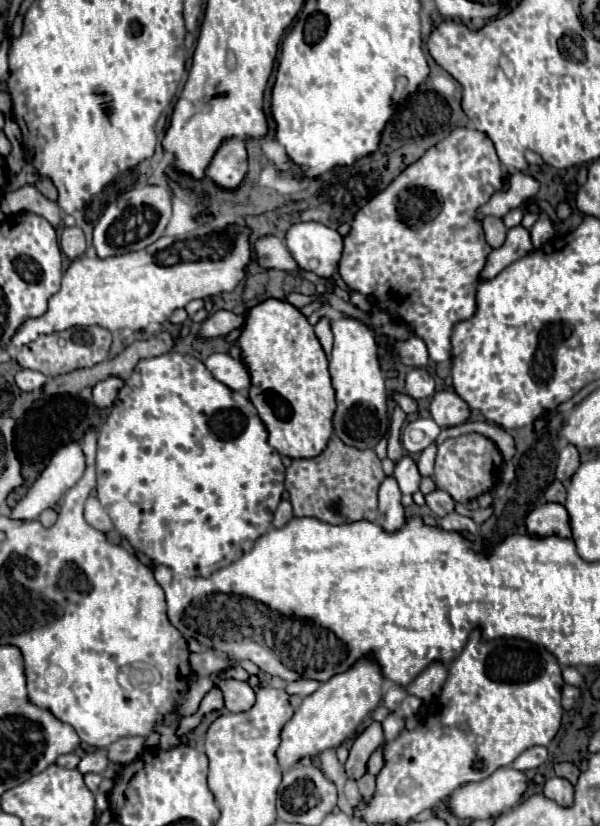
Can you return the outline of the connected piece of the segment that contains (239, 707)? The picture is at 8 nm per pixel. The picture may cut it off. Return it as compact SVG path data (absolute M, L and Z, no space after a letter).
M215 677L215 685L221 689L221 693L225 697L225 709L231 713L247 711L255 703L255 691L245 681Z

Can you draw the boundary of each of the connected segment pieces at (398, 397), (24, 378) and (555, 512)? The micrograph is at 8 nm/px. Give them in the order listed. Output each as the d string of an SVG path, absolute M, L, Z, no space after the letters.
M391 391L391 397L393 397L393 401L395 401L405 413L415 413L415 411L417 411L417 403L415 403L415 399L411 399L409 395L401 395L399 391Z
M21 369L17 375L15 375L15 383L21 391L37 391L45 385L47 377L39 371L31 371L31 369Z
M543 503L527 515L529 535L559 535L571 537L569 513L561 503Z

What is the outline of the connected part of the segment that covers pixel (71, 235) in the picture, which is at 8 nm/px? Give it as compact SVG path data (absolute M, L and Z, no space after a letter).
M65 227L59 237L59 247L69 259L77 259L85 253L85 237L79 227Z

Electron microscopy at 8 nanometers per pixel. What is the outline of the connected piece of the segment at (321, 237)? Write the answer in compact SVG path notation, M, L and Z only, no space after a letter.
M313 221L295 223L287 231L285 241L299 269L331 281L343 251L343 237L335 229Z

